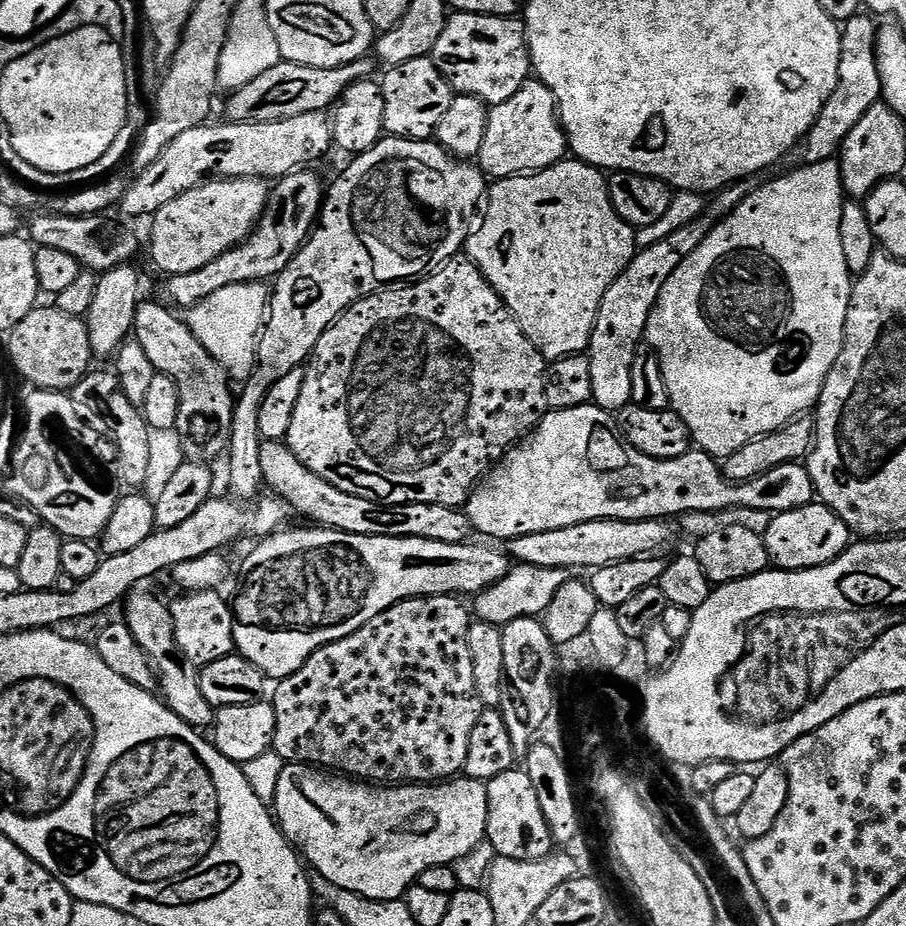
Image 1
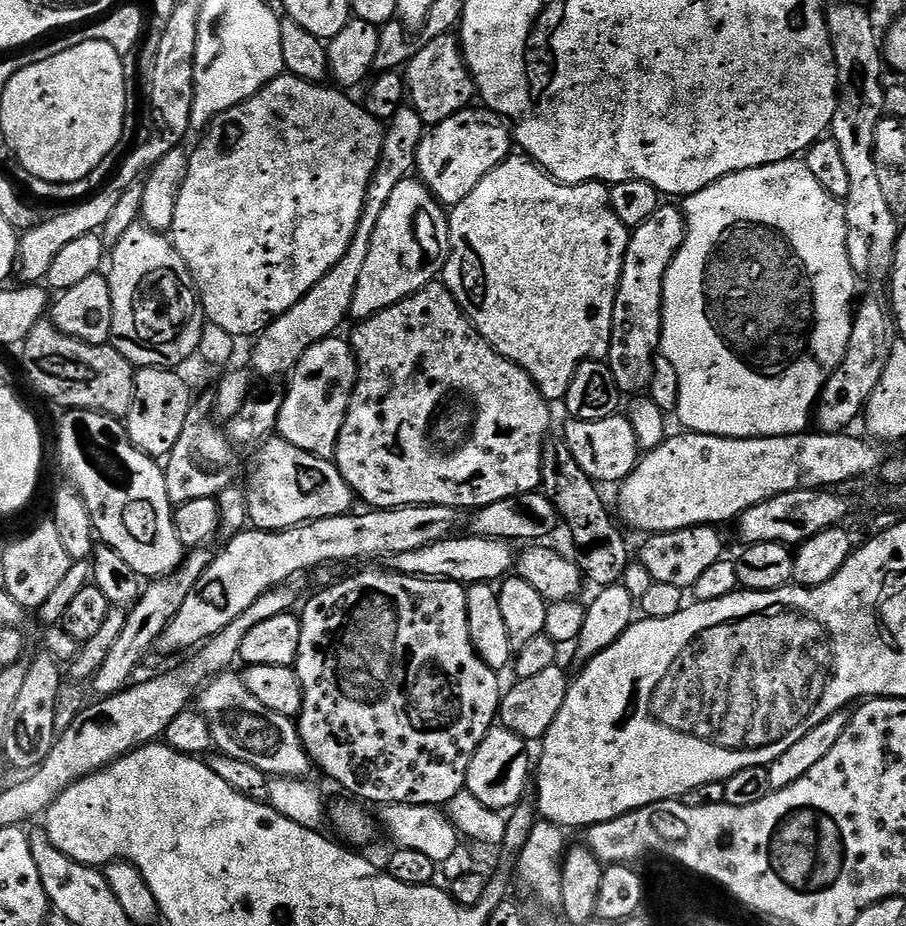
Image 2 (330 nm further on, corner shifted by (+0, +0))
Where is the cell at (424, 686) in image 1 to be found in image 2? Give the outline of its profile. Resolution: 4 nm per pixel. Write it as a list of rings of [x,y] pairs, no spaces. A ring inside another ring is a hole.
[[[383,570],[383,571],[384,571],[384,572],[360,572],[360,573],[358,573],[358,574],[357,574],[357,576],[352,576],[352,577],[350,577],[350,578],[349,578],[349,580],[344,580],[344,581],[342,581],[342,582],[341,582],[341,584],[339,584],[339,582],[336,582],[336,583],[333,583],[333,584],[332,584],[332,585],[331,585],[331,586],[328,586],[328,587],[325,587],[325,588],[324,588],[324,589],[323,589],[323,590],[320,590],[320,591],[324,591],[324,592],[320,592],[320,593],[318,593],[318,594],[317,594],[317,596],[312,596],[312,597],[310,597],[310,598],[309,598],[309,600],[308,600],[308,605],[306,605],[306,606],[305,606],[305,608],[304,608],[304,612],[303,612],[303,611],[301,611],[301,612],[300,612],[300,613],[299,613],[299,617],[300,617],[300,637],[299,637],[299,638],[298,638],[298,654],[297,654],[297,655],[296,655],[296,663],[295,663],[295,665],[294,665],[294,667],[295,667],[295,669],[296,669],[296,677],[297,677],[297,678],[298,678],[298,682],[299,682],[299,683],[300,683],[300,686],[301,686],[301,688],[302,688],[302,708],[301,708],[301,710],[300,710],[300,715],[299,715],[299,717],[298,717],[298,731],[299,731],[299,734],[300,734],[300,741],[301,741],[301,742],[303,742],[303,744],[304,744],[304,749],[306,749],[306,751],[308,751],[308,759],[309,759],[309,760],[311,760],[311,761],[312,761],[312,763],[313,763],[313,765],[315,765],[315,767],[316,767],[316,768],[317,768],[317,769],[319,769],[319,768],[321,768],[321,770],[322,770],[322,771],[324,771],[324,772],[325,772],[325,774],[326,774],[326,775],[328,775],[328,776],[329,776],[329,778],[330,778],[330,779],[332,779],[332,780],[333,780],[333,782],[334,782],[334,783],[336,783],[336,784],[341,784],[341,786],[342,786],[342,787],[344,787],[344,788],[345,788],[345,790],[346,790],[346,791],[348,791],[348,792],[349,792],[349,793],[348,793],[348,792],[345,792],[345,793],[347,793],[347,795],[348,795],[348,796],[349,796],[349,797],[352,797],[352,798],[355,798],[355,799],[356,799],[356,800],[357,800],[357,801],[360,801],[360,802],[365,802],[365,801],[364,801],[364,800],[369,800],[369,802],[370,802],[370,803],[372,803],[372,804],[376,804],[376,806],[383,806],[383,805],[387,805],[387,804],[431,804],[431,805],[433,805],[433,806],[445,806],[445,805],[446,805],[446,804],[448,804],[448,803],[449,803],[449,802],[450,802],[450,800],[451,800],[451,799],[452,799],[452,798],[454,798],[454,796],[455,796],[455,795],[456,795],[456,794],[458,794],[458,793],[459,793],[459,792],[463,792],[463,791],[465,791],[465,788],[466,788],[466,785],[467,785],[467,783],[468,783],[468,767],[469,767],[469,766],[470,766],[470,762],[471,762],[471,761],[472,761],[472,759],[473,759],[473,758],[474,758],[474,754],[475,754],[475,753],[476,753],[476,751],[477,751],[477,750],[478,750],[478,746],[479,746],[479,745],[480,745],[480,743],[481,743],[481,742],[482,742],[482,738],[486,738],[486,734],[487,734],[487,733],[488,733],[488,731],[490,731],[490,729],[491,729],[491,728],[492,728],[492,727],[493,727],[493,726],[494,726],[494,725],[495,725],[495,724],[496,724],[496,723],[497,723],[497,720],[498,720],[498,713],[499,713],[499,710],[500,710],[500,697],[501,697],[501,695],[502,695],[502,687],[501,687],[501,688],[500,688],[500,680],[499,680],[499,678],[498,678],[498,677],[496,677],[496,676],[499,676],[499,675],[498,675],[498,672],[497,672],[497,669],[495,669],[495,668],[491,668],[491,667],[490,667],[490,666],[486,666],[486,662],[482,662],[482,658],[481,658],[481,657],[480,657],[480,656],[479,656],[479,654],[477,654],[477,653],[476,653],[476,651],[475,651],[475,650],[474,650],[474,646],[473,646],[473,645],[472,645],[472,643],[471,643],[471,642],[470,642],[470,630],[469,630],[469,629],[468,629],[468,619],[467,619],[467,618],[466,618],[466,594],[467,594],[467,593],[468,593],[468,590],[467,590],[467,587],[465,587],[465,585],[463,585],[463,584],[459,584],[459,583],[458,583],[458,582],[454,582],[454,581],[453,581],[453,580],[426,580],[426,579],[424,579],[424,577],[422,577],[422,576],[404,576],[404,575],[403,575],[403,574],[402,574],[402,573],[401,573],[401,572],[393,572],[393,571],[391,571],[391,570]]]

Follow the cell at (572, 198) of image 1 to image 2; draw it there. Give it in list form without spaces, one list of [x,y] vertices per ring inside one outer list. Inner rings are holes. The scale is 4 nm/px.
[[[512,154],[494,170],[490,170],[490,174],[486,174],[486,178],[482,178],[482,182],[478,182],[478,186],[474,186],[470,194],[466,194],[461,204],[451,209],[448,217],[448,261],[444,264],[442,283],[452,291],[452,297],[458,302],[460,309],[490,347],[526,370],[526,374],[530,374],[530,378],[540,387],[545,400],[560,402],[570,390],[570,382],[578,366],[587,360],[603,361],[610,350],[614,302],[622,278],[622,262],[626,258],[629,235],[629,228],[618,218],[618,214],[614,214],[609,185],[602,184],[599,180],[585,184],[559,184],[527,155]]]

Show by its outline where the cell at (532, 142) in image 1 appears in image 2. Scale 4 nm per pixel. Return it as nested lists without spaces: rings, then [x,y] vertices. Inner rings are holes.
[[[469,106],[425,131],[416,155],[415,175],[444,206],[461,204],[514,148],[514,136],[503,116],[483,106]]]

